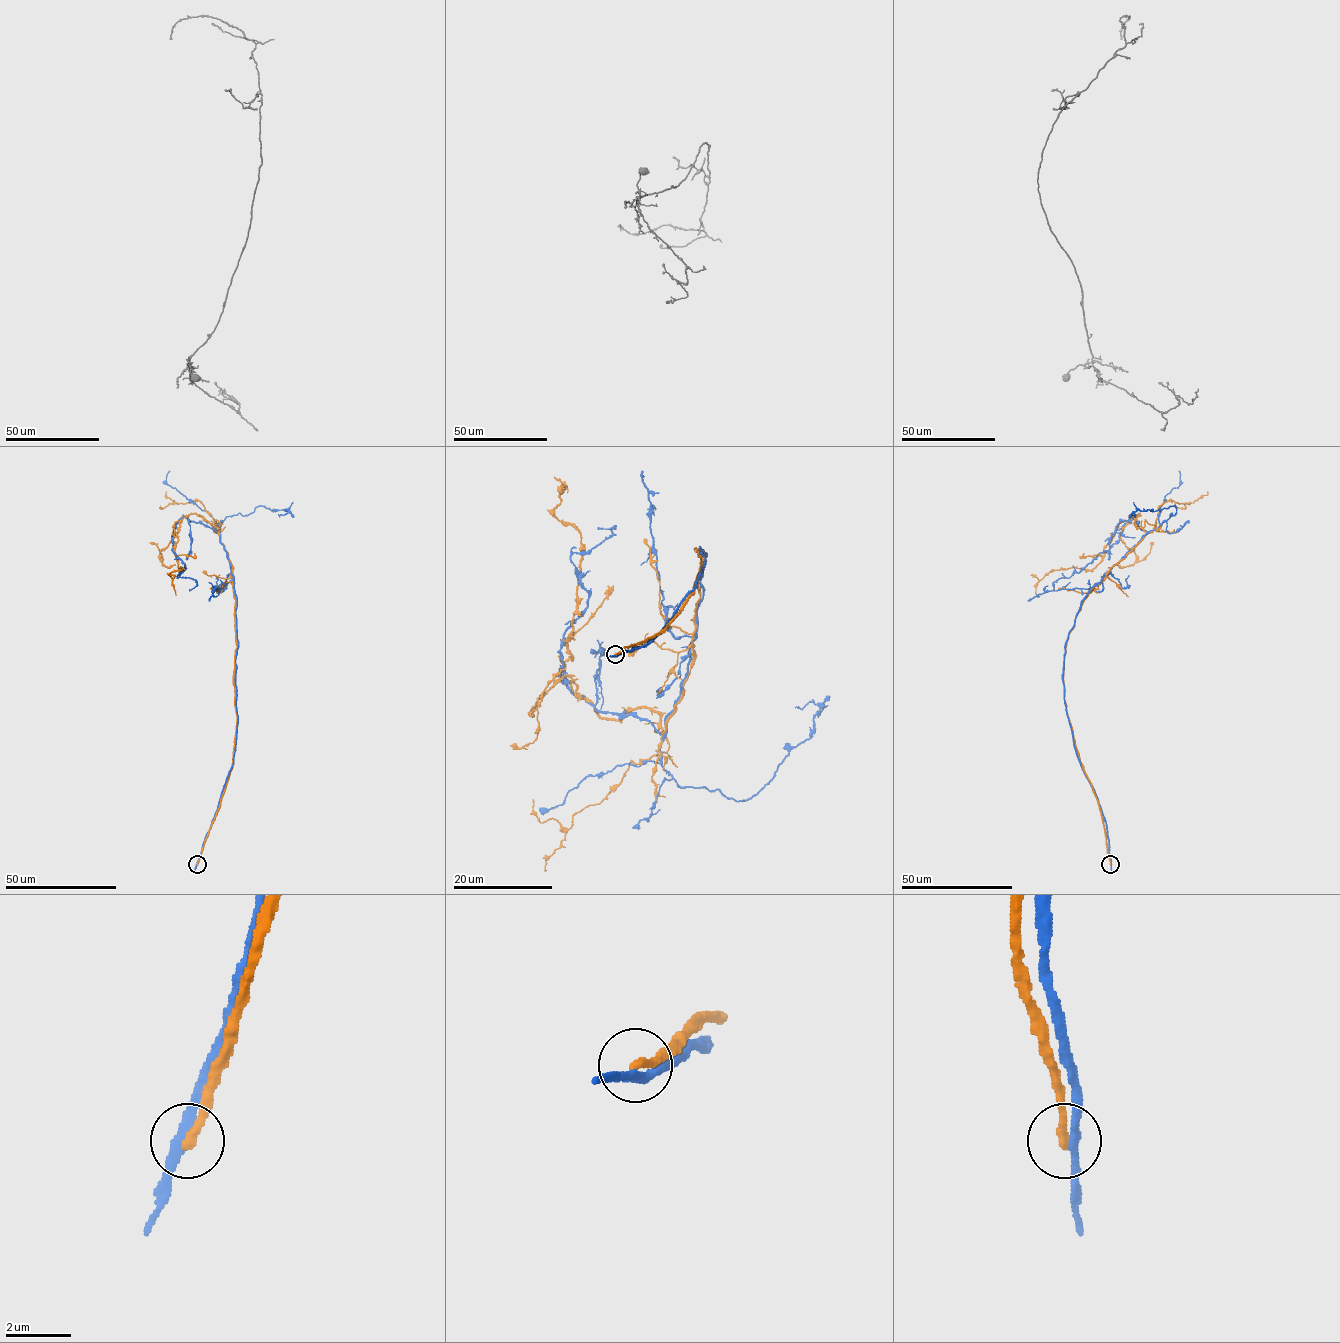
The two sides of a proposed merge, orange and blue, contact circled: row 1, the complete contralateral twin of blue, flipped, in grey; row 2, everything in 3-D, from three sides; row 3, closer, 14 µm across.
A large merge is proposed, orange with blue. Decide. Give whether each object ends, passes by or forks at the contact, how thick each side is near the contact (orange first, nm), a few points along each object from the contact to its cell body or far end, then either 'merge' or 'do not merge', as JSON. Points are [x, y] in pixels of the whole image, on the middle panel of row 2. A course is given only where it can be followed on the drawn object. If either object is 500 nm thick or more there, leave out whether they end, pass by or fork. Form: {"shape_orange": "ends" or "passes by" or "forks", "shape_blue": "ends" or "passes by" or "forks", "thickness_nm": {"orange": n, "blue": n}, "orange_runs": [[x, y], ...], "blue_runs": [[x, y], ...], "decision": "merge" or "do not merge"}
{"shape_orange": "ends", "shape_blue": "passes by", "thickness_nm": {"orange": 280, "blue": 280}, "orange_runs": [[614, 654], [704, 555], [663, 733], [647, 707], [604, 718], [562, 672], [567, 492]], "blue_runs": [[614, 655], [660, 633], [705, 553], [662, 735], [558, 676], [588, 598], [571, 555], [613, 528], [597, 527]], "decision": "do not merge"}

